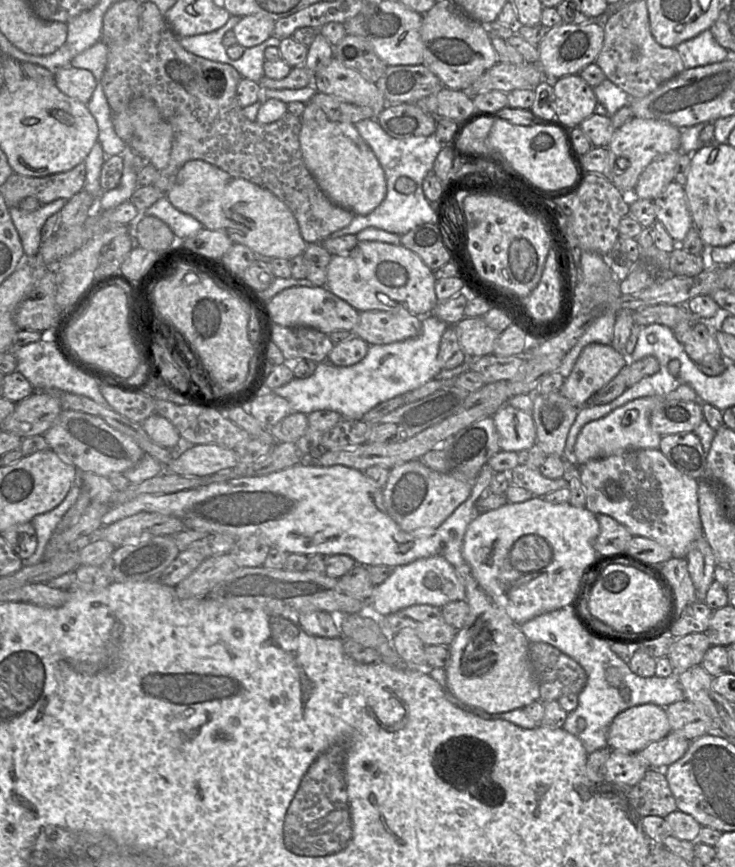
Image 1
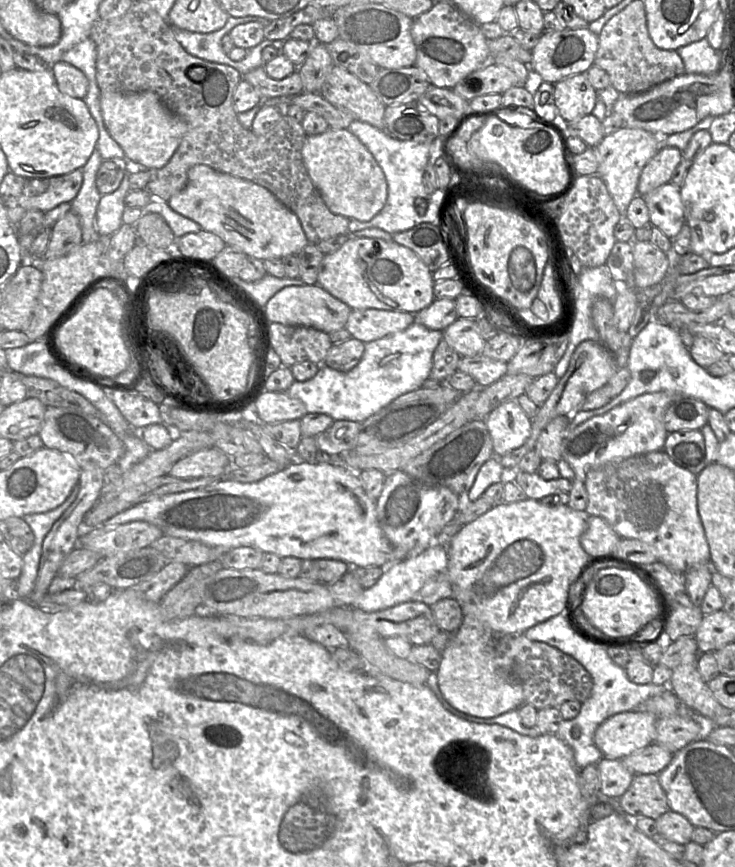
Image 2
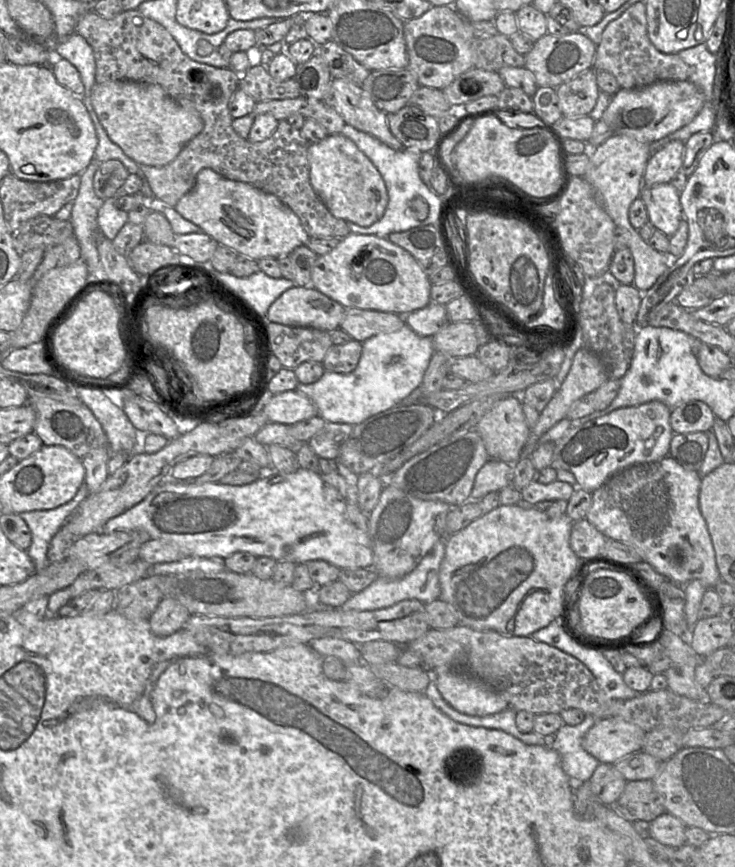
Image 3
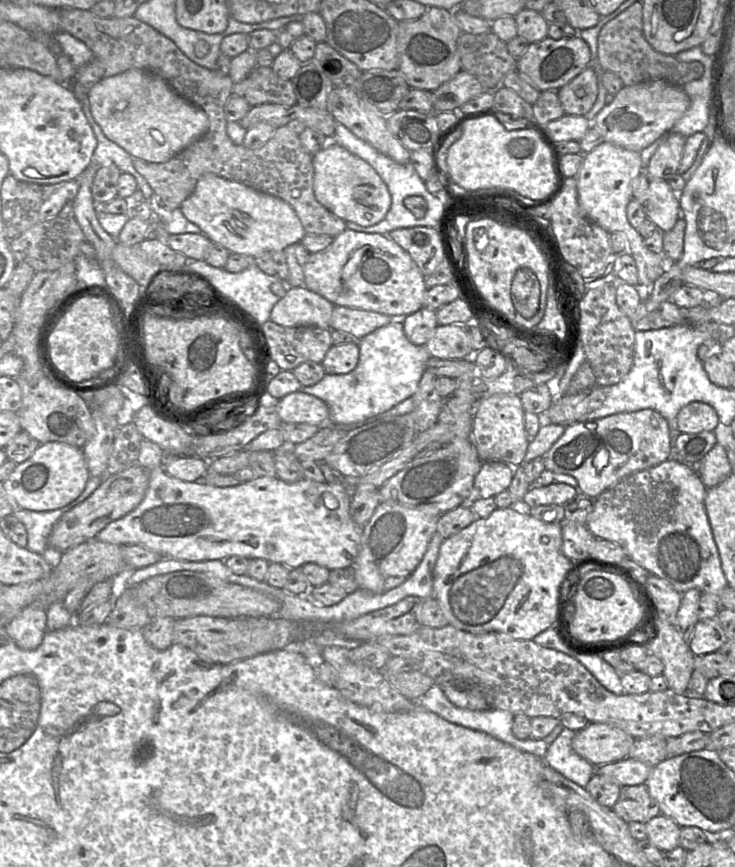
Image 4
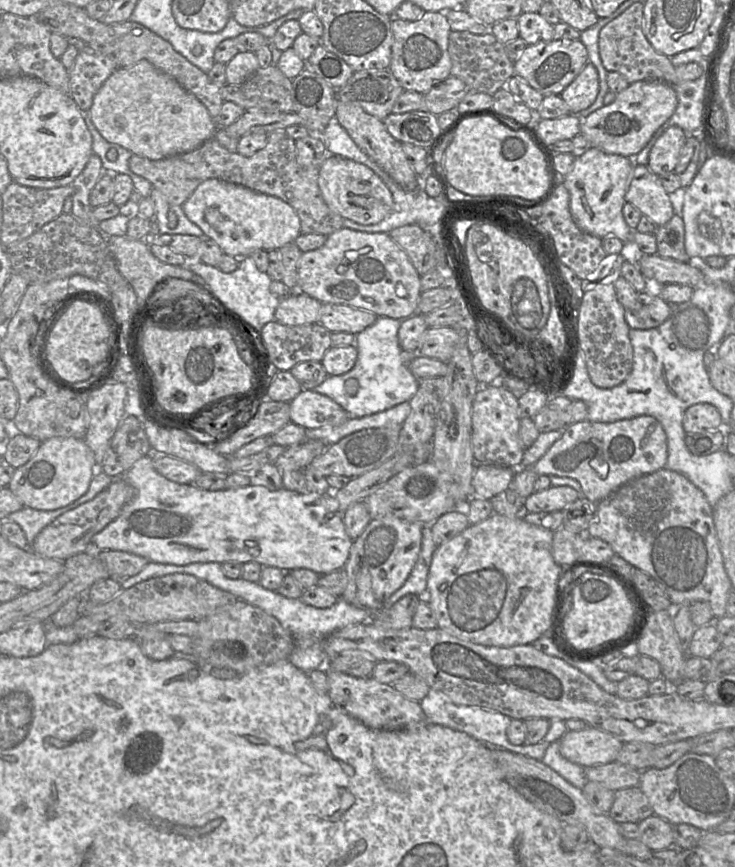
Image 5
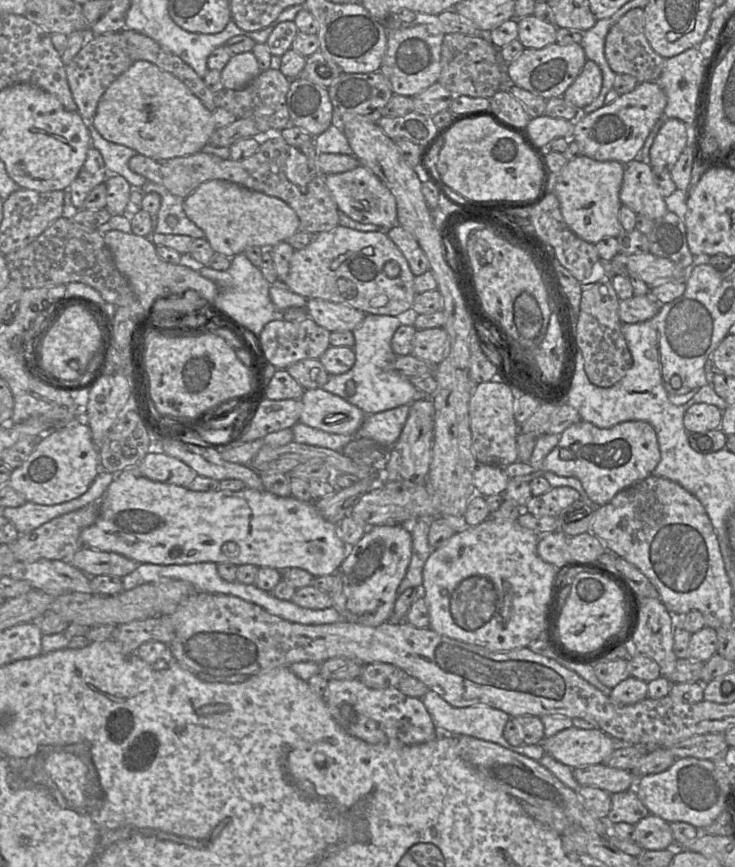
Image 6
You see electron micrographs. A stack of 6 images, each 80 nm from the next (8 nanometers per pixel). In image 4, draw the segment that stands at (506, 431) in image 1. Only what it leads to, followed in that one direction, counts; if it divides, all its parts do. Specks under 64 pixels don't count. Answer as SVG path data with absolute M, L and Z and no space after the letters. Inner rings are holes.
M495 394L480 398L474 411L470 440L481 461L500 461L512 467L524 464L529 439L520 395Z

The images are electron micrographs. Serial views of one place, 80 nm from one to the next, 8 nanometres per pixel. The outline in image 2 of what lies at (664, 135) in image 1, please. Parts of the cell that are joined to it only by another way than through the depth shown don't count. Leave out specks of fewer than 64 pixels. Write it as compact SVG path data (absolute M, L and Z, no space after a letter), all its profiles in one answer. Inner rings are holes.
M623 127L616 132L605 136L596 147L589 147L597 150L598 170L597 175L604 181L613 201L622 215L626 214L626 210L631 200L637 195L637 186L640 174L648 163L648 161L656 155L661 148L661 136L640 128Z

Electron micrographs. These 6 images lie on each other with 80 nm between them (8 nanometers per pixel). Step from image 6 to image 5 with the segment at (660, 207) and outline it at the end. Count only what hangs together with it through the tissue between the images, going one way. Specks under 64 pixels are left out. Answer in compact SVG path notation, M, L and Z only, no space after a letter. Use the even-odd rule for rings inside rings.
M634 163L633 177L625 199L657 227L666 224L674 216L669 194L665 191L660 177L646 165Z

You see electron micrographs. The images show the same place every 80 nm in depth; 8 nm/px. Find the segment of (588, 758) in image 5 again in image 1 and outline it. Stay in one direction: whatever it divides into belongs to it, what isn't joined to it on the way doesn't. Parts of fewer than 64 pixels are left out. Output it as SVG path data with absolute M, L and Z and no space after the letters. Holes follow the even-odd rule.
M643 704L628 708L613 719L607 745L612 751L636 754L671 732L665 708Z

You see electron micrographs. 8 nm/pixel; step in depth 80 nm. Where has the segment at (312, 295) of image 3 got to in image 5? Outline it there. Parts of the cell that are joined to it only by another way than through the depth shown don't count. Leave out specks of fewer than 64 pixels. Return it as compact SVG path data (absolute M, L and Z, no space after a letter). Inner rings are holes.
M292 291L280 299L274 317L284 325L320 323L321 306L317 299L301 291Z

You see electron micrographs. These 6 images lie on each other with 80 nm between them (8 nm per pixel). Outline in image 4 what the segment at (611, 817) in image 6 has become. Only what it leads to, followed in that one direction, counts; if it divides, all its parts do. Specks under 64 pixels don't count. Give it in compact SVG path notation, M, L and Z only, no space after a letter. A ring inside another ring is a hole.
M646 783L622 786L612 810L626 823L647 823L661 814L658 802L650 795Z

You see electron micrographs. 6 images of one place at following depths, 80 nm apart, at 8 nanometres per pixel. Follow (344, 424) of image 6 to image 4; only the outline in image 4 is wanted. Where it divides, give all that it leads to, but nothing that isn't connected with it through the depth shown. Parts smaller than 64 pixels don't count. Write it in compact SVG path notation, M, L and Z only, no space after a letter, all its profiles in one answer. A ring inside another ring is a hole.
M300 390L274 402L283 423L309 423L322 426L329 421L327 404L316 396Z

